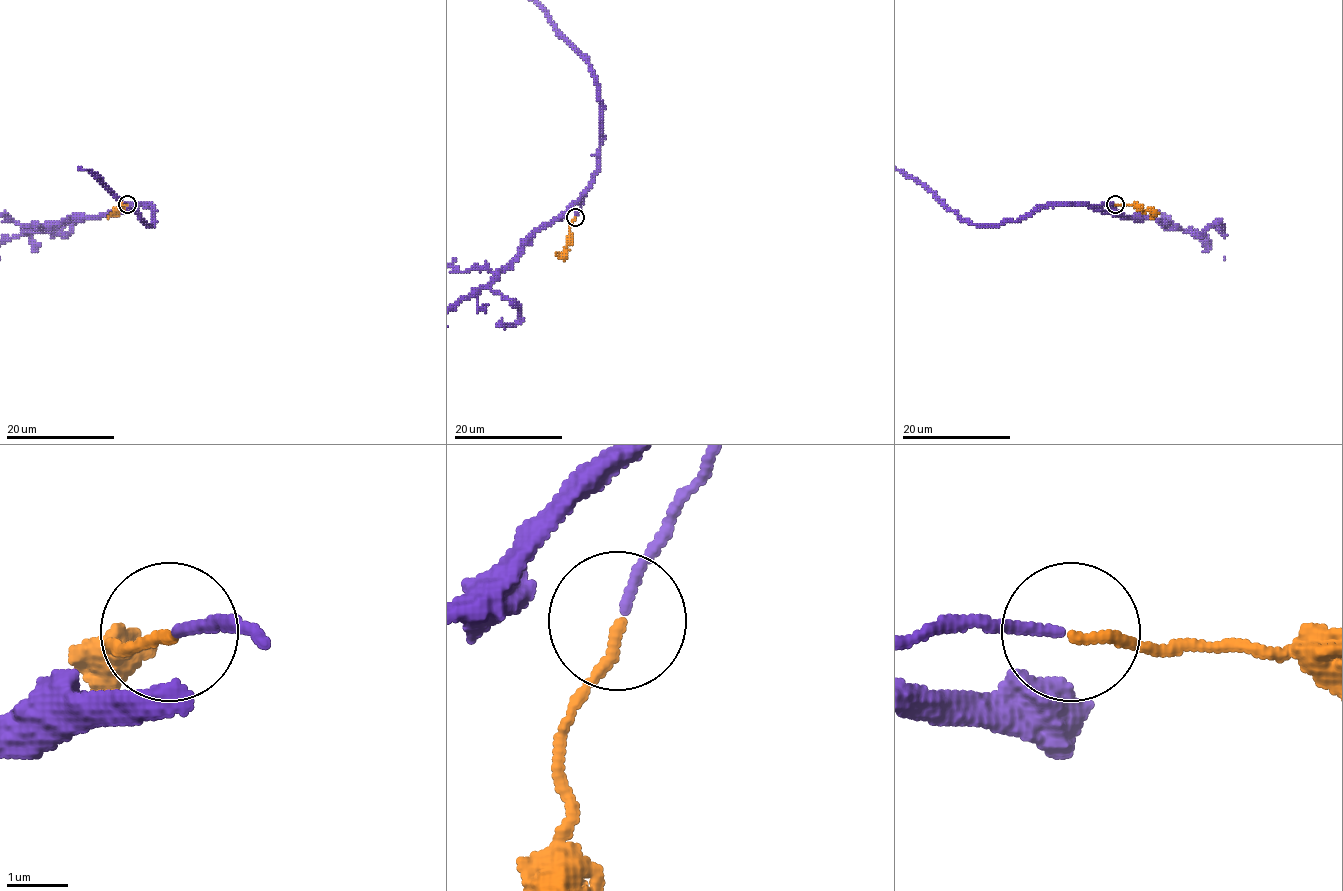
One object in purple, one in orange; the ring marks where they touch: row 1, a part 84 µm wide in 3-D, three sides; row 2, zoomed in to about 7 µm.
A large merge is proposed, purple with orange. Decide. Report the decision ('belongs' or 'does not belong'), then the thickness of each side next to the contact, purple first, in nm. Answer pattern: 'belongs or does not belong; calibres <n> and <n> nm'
belongs; calibres 150 and 150 nm

